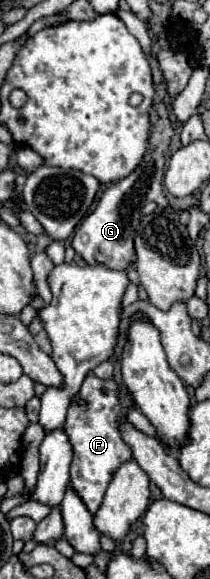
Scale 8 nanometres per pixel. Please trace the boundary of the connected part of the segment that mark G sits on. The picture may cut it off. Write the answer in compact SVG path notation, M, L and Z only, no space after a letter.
M154 102L152 110L150 110L150 122L152 122L150 144L148 144L148 152L146 152L140 168L136 168L136 172L132 172L132 176L110 184L110 188L100 196L96 210L74 232L72 248L90 266L102 264L110 270L126 272L136 260L134 230L140 224L140 214L142 214L140 210L148 202L150 186L162 186L162 176L164 176L164 166L166 166L164 154L166 154L166 148L174 134L170 120L168 120L168 108L164 106L164 102Z

